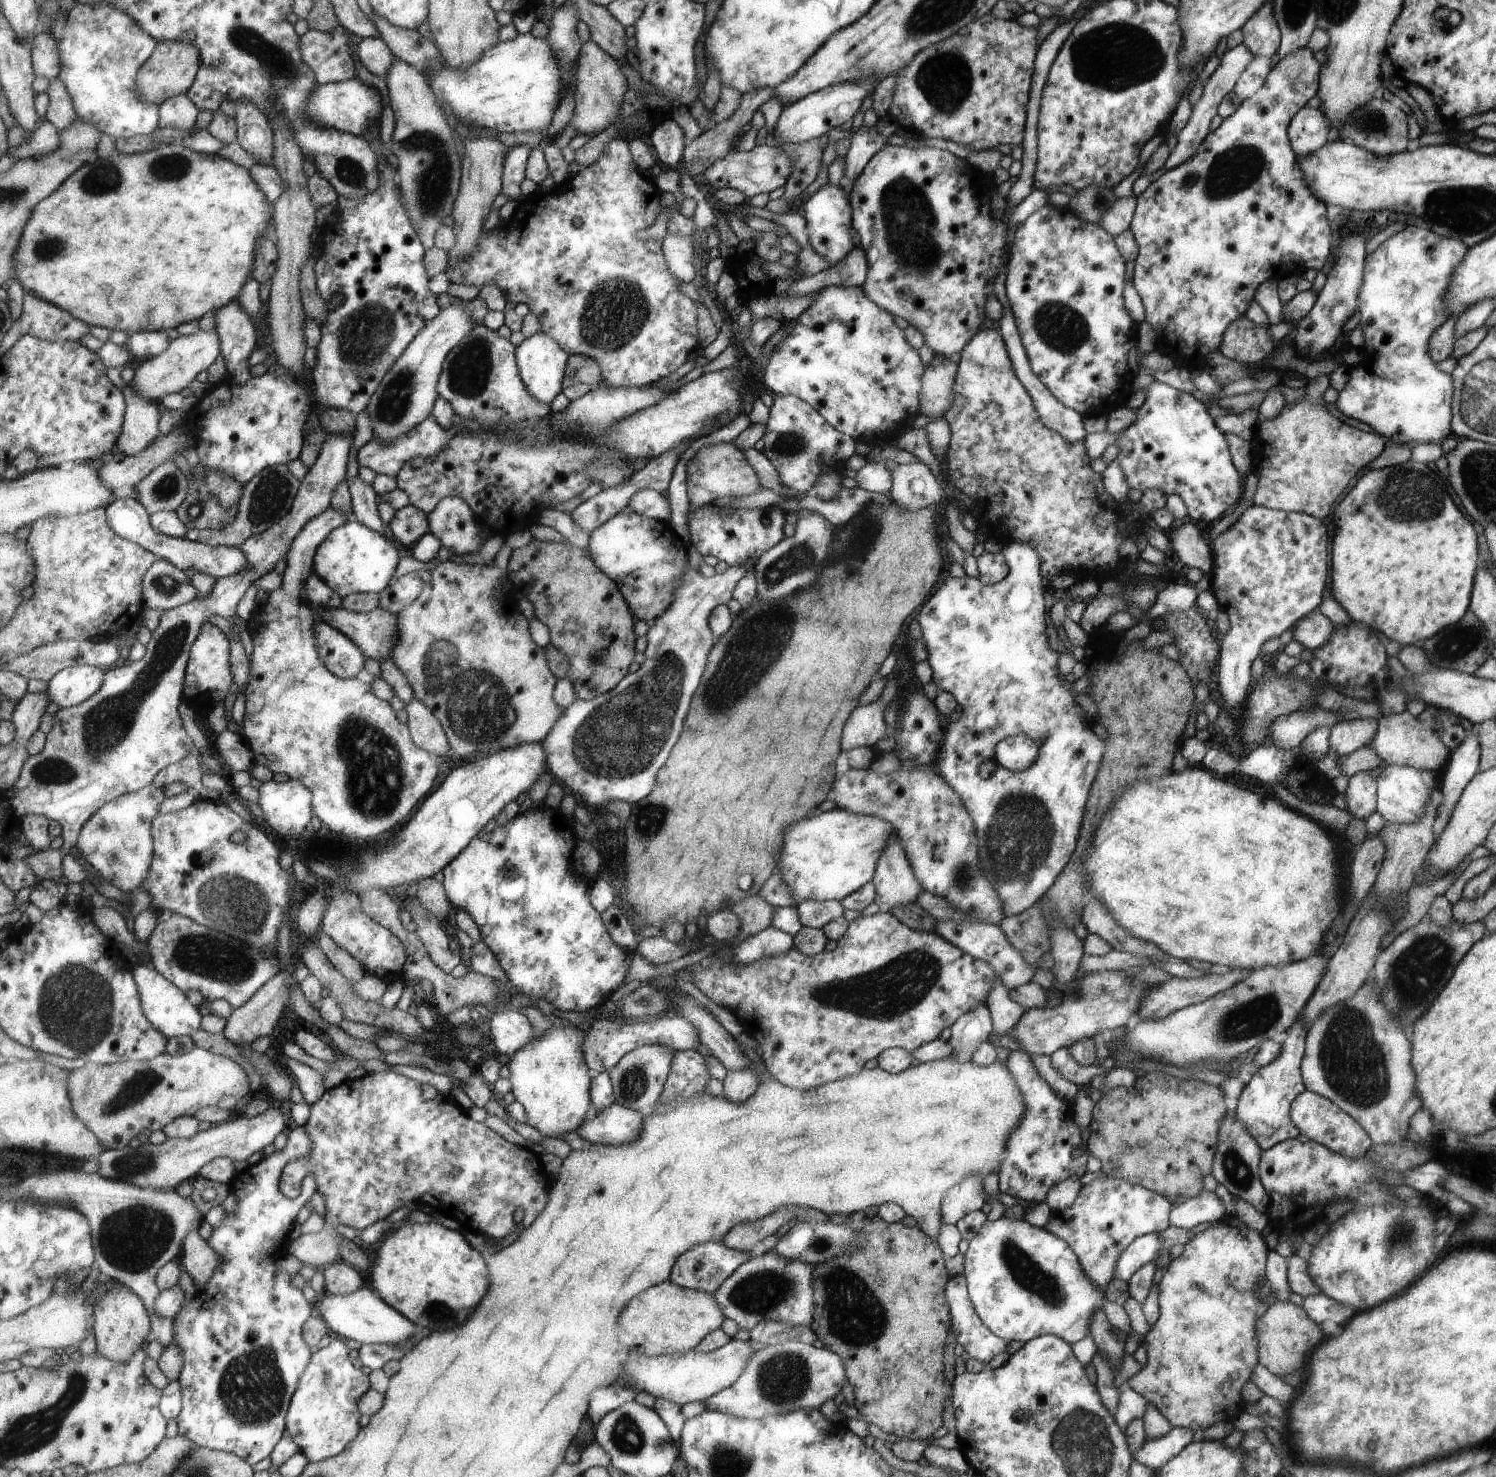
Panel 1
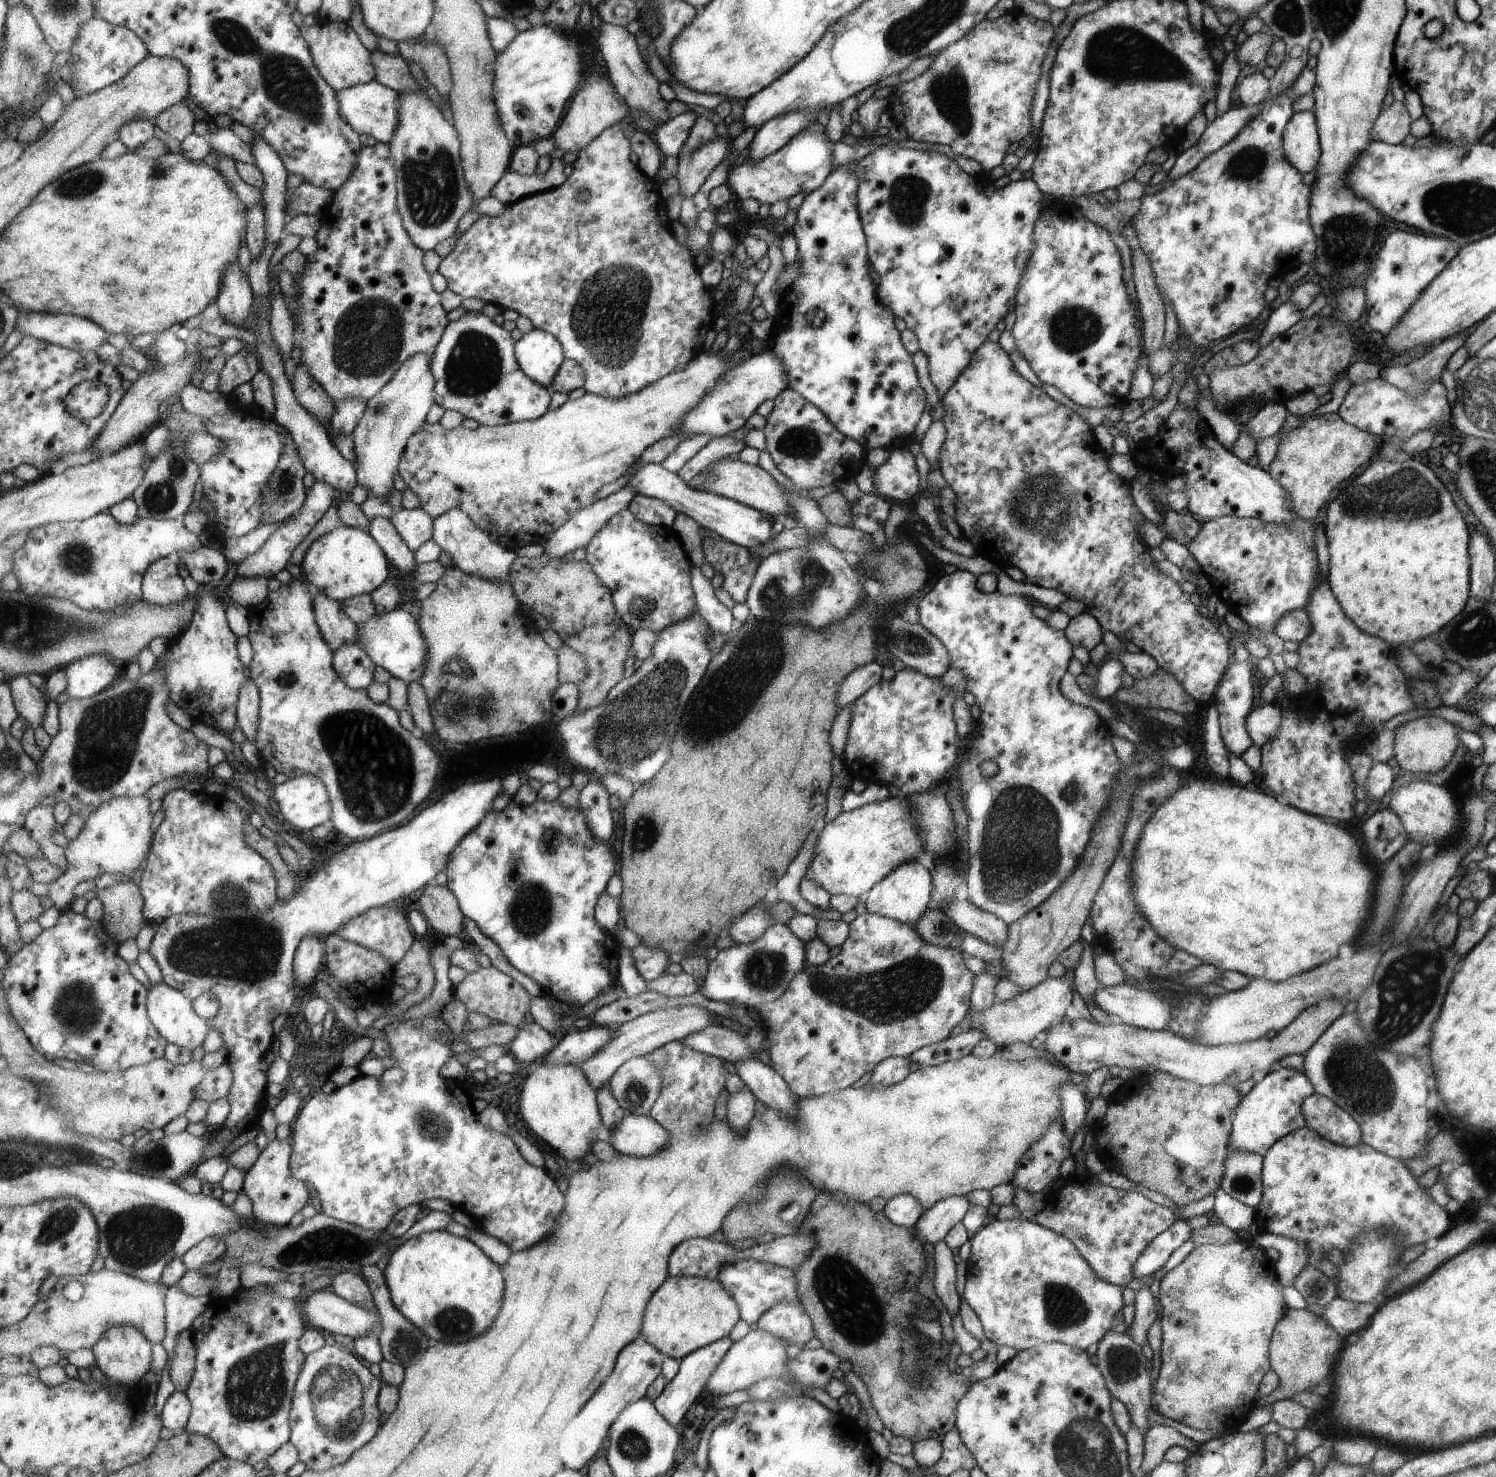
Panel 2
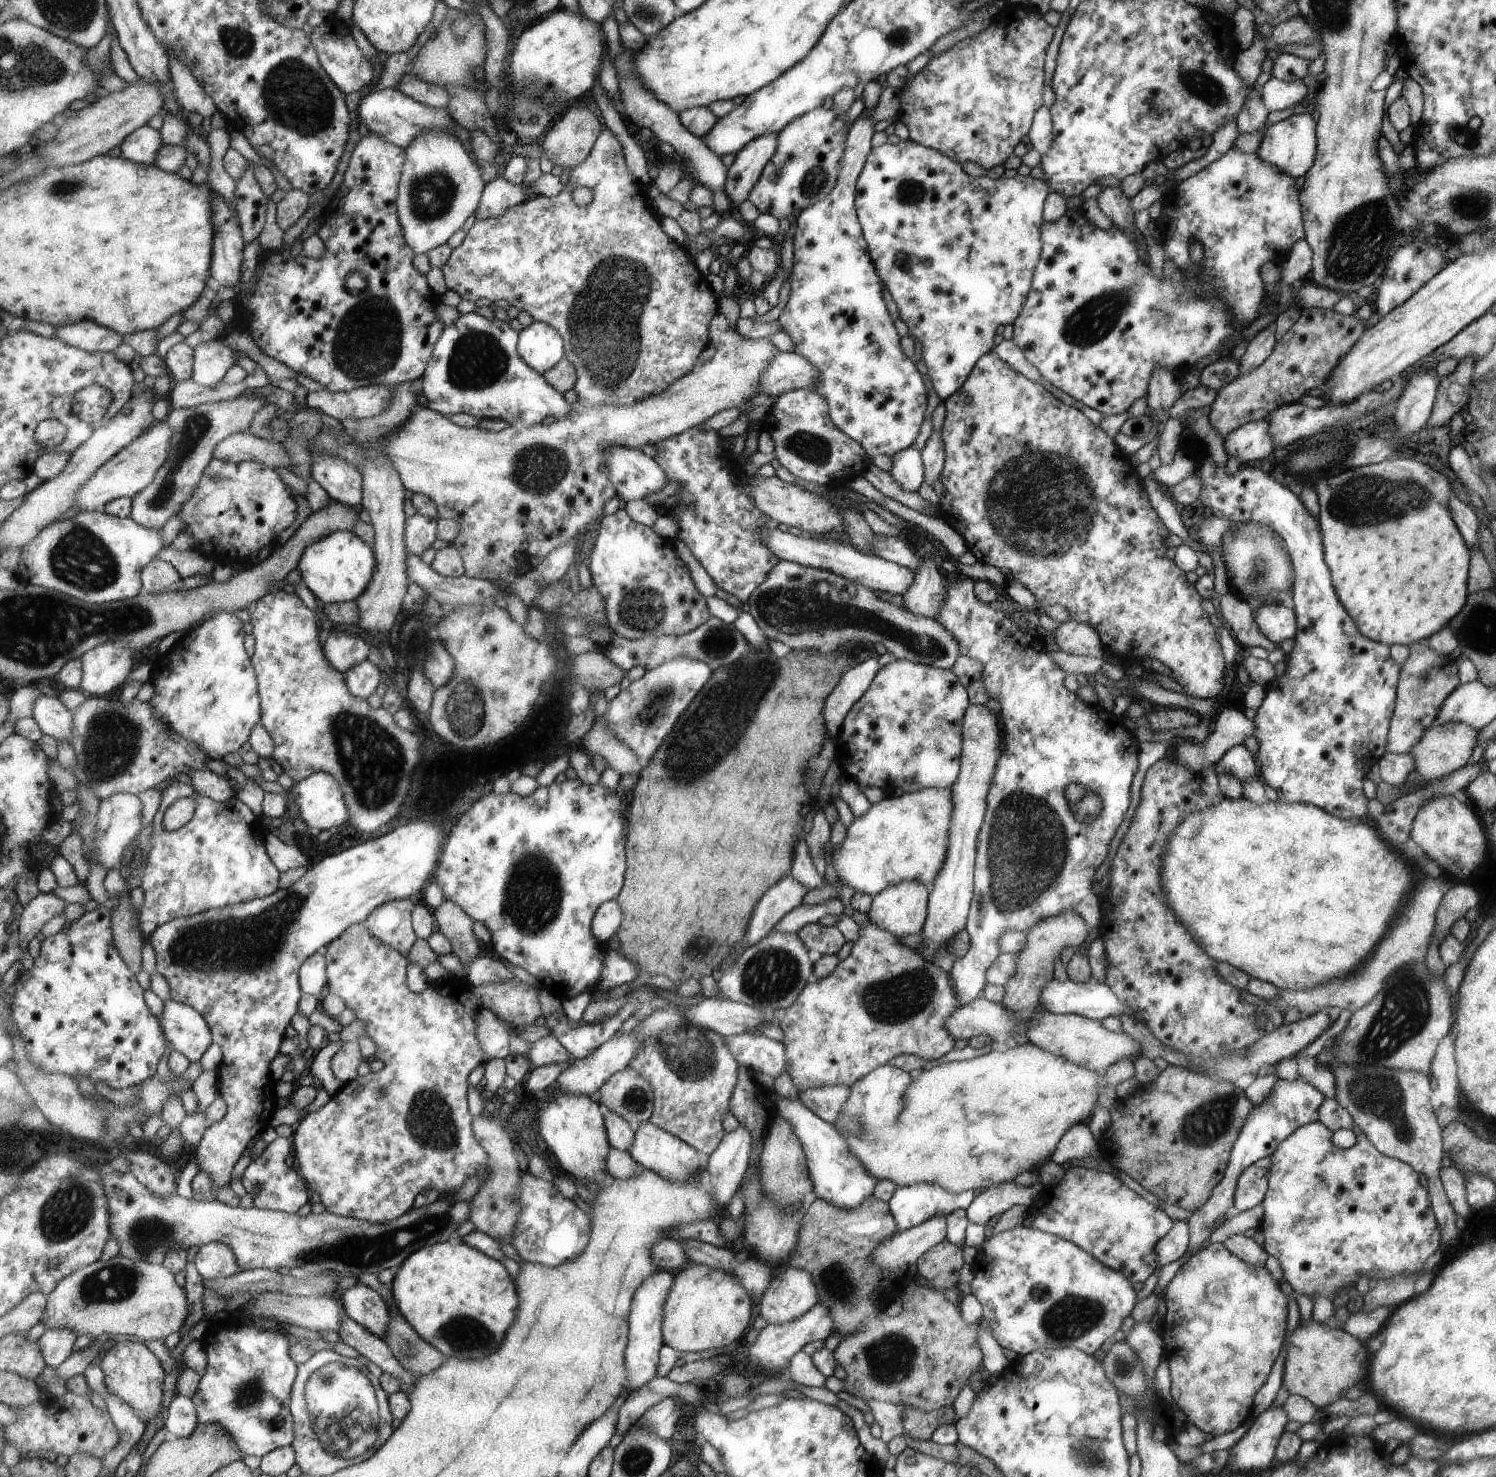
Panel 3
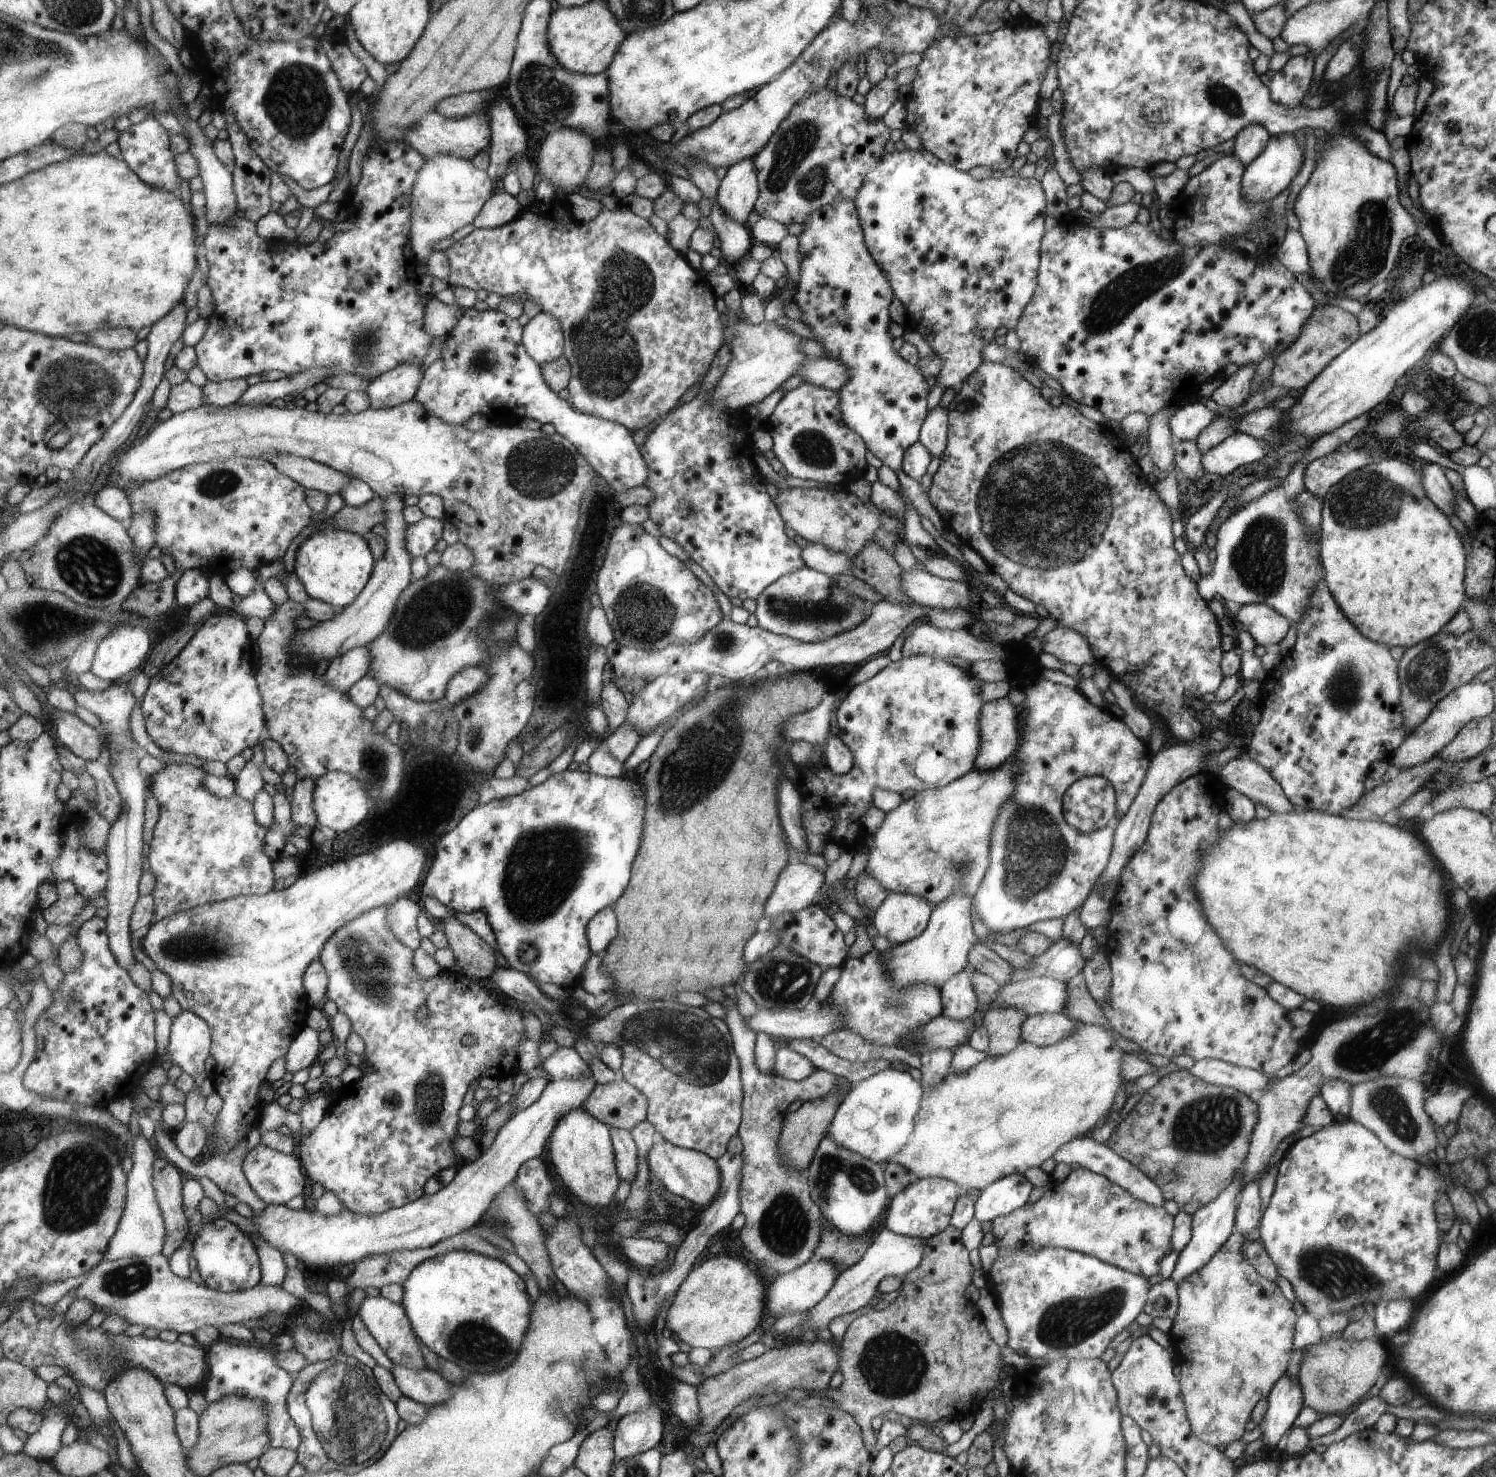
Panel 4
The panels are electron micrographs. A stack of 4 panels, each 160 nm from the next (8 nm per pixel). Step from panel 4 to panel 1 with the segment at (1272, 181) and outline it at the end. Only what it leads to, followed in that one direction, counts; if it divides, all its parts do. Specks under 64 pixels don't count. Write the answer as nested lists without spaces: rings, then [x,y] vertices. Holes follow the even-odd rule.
[[[1301,108],[1288,125],[1288,142],[1296,156],[1305,156],[1327,143],[1331,122],[1321,110]]]

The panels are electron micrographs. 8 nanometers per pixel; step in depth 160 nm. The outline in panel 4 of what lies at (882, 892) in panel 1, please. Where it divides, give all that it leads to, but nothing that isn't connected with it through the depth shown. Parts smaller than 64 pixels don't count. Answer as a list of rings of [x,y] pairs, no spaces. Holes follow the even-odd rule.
[[[891,892],[884,903],[875,908],[870,923],[878,935],[893,945],[902,945],[924,932],[931,913],[932,904],[923,896]]]

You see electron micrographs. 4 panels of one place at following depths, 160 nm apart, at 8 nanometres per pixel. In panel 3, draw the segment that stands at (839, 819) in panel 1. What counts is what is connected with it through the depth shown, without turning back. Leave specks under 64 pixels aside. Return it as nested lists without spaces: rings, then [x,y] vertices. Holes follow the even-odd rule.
[[[928,788],[912,793],[903,793],[899,797],[887,795],[880,802],[873,804],[845,831],[841,844],[832,847],[831,867],[827,875],[840,886],[850,886],[857,892],[864,892],[874,897],[888,886],[902,880],[916,880],[931,888],[941,867],[944,866],[948,852],[948,832],[951,831],[952,788]]]

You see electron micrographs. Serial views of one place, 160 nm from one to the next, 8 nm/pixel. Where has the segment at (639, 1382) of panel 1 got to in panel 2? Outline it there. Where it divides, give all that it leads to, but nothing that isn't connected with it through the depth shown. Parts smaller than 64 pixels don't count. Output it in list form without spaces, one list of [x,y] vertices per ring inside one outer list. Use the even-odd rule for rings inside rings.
[[[753,1327],[743,1338],[733,1342],[733,1345],[723,1356],[723,1360],[717,1364],[717,1370],[713,1370],[711,1378],[705,1380],[704,1393],[712,1396],[726,1395],[734,1391],[747,1388],[749,1384],[767,1378],[767,1376],[785,1376],[785,1346],[789,1345],[787,1340],[775,1340],[775,1336],[765,1334]]]

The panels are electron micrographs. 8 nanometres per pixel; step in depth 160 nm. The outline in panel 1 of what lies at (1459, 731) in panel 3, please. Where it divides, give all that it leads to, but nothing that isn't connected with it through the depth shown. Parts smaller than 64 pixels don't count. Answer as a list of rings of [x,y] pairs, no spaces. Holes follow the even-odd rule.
[[[1410,708],[1396,714],[1380,715],[1375,722],[1377,722],[1377,728],[1367,746],[1373,748],[1375,756],[1379,756],[1383,764],[1399,764],[1417,768],[1417,771],[1429,775],[1433,770],[1439,769],[1447,763],[1451,752],[1444,748],[1443,742],[1432,729],[1426,730],[1419,724]]]

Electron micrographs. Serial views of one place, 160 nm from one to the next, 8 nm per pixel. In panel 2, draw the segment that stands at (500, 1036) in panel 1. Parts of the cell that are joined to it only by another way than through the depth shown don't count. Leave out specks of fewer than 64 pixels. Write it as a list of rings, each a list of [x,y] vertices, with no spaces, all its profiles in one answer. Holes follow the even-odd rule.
[[[523,1020],[507,1050],[519,1062],[531,1063],[548,1057],[557,1044],[558,1042],[541,1024],[536,1021],[527,1024]]]

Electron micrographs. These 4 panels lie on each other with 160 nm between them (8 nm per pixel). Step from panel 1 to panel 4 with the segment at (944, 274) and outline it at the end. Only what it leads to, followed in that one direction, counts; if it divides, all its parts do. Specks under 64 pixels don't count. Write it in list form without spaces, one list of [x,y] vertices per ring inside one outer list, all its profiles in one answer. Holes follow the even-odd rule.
[[[892,148],[885,152],[884,159],[876,165],[867,175],[860,191],[855,199],[856,212],[859,214],[860,226],[864,232],[864,242],[871,254],[873,261],[885,272],[889,284],[892,285],[895,297],[901,301],[907,318],[913,320],[915,332],[927,342],[931,351],[940,359],[941,367],[939,374],[935,376],[935,383],[943,388],[959,387],[964,380],[972,374],[984,360],[984,348],[992,343],[995,330],[1001,326],[1006,329],[1014,329],[1019,323],[1020,316],[1024,313],[1029,300],[1035,294],[1035,268],[1039,260],[1039,240],[1043,235],[1043,218],[1045,218],[1045,206],[1048,201],[1043,198],[1043,186],[1033,177],[1021,179],[1017,176],[999,179],[992,177],[983,180],[974,180],[967,174],[967,171],[960,171],[952,165],[945,164],[937,156],[926,152],[922,148],[911,150],[905,148],[897,152]]]

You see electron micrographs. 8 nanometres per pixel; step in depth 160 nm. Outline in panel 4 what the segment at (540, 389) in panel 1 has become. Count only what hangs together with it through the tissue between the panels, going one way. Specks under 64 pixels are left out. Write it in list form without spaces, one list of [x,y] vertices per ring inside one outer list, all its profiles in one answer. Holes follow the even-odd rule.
[[[543,311],[524,326],[523,340],[529,356],[541,366],[564,356],[567,346],[561,322]]]

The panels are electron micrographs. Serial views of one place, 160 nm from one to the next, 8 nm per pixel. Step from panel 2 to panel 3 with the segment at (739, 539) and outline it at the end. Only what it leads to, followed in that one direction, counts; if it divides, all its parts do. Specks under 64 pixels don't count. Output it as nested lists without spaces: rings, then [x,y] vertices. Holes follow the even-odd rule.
[[[613,447],[605,457],[618,496],[625,501],[644,499],[669,482],[664,468],[636,447]],[[759,525],[758,531],[762,536],[763,544],[778,558],[784,561],[791,561],[800,565],[810,566],[816,569],[825,569],[846,579],[865,585],[867,589],[874,592],[888,592],[894,595],[901,595],[909,588],[914,581],[916,572],[910,568],[899,566],[898,564],[883,560],[877,556],[864,555],[848,542],[826,541],[816,539],[805,534],[798,536],[779,529],[769,529],[764,525]]]

